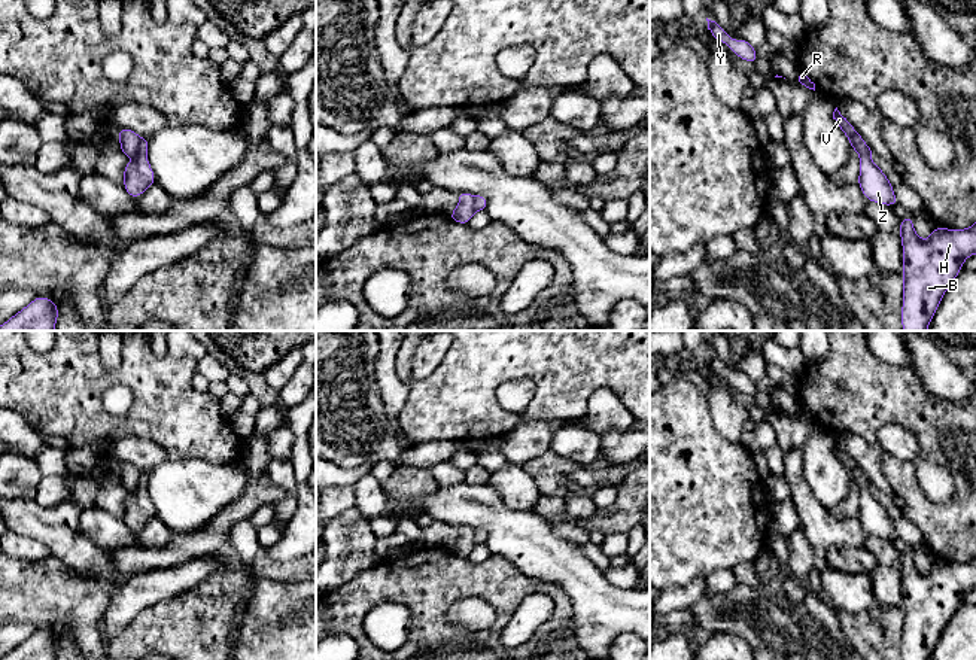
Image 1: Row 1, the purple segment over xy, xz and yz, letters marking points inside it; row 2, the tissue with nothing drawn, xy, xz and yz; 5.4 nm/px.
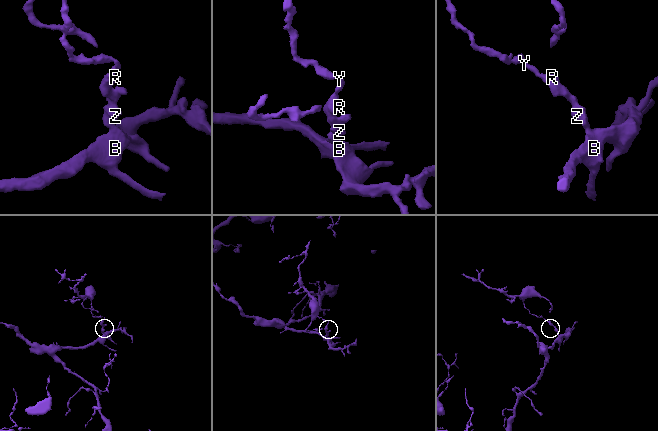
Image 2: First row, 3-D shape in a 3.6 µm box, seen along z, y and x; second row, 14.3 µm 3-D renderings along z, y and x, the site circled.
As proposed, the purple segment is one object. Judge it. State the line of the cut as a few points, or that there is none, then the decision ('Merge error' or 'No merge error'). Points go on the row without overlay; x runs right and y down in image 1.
Split along xy (142, 473), (136, 490). Merge error

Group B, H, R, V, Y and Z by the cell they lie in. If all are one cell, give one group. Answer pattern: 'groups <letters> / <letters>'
groups B H V Z / R Y

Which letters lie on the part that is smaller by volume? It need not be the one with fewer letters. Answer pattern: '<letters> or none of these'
R, Y

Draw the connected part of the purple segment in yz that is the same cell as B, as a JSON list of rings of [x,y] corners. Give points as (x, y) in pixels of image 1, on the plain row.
[[[912,550],[900,553],[903,581],[903,660],[928,660],[964,594],[976,587],[976,556],[966,563],[936,560],[927,574],[916,569]]]

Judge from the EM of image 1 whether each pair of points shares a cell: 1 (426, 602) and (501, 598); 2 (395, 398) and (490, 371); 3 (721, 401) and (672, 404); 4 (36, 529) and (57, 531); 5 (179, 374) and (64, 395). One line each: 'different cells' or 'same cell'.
1: same cell
2: different cells
3: different cells
4: same cell
5: same cell

